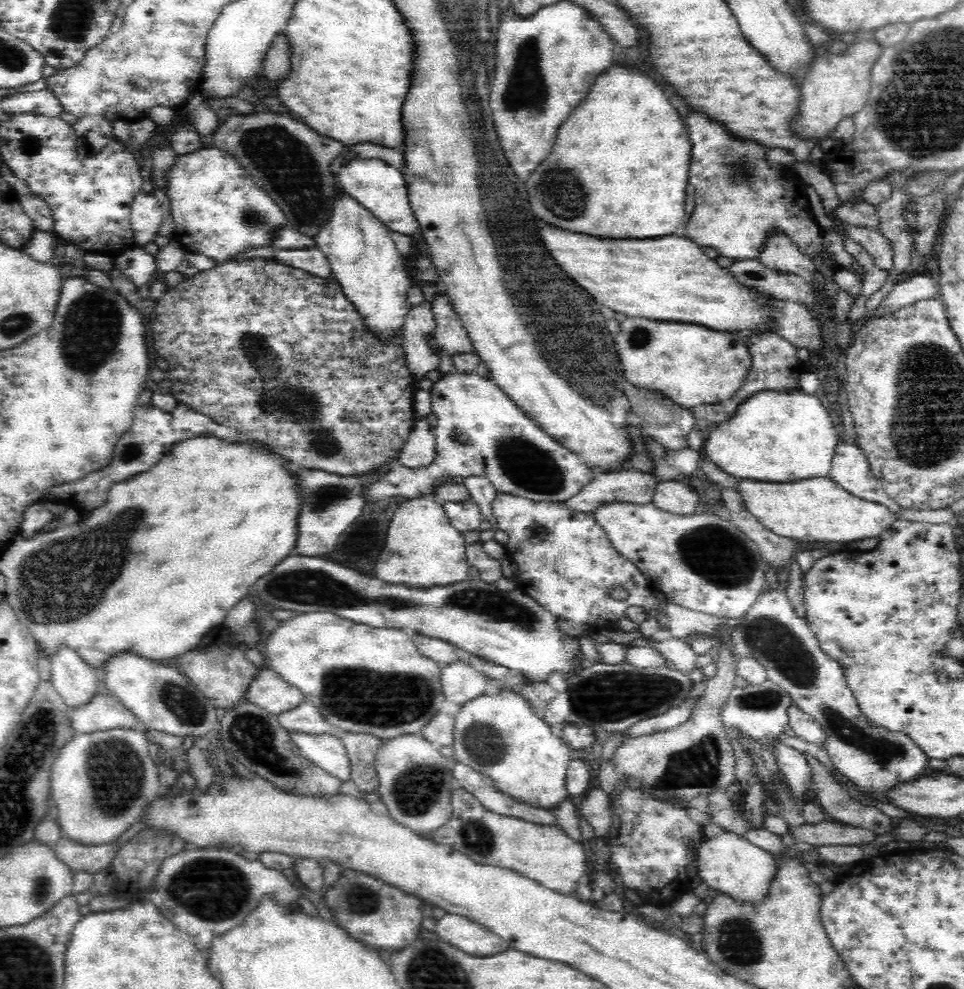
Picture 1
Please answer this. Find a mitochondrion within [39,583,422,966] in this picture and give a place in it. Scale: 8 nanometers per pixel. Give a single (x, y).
(203, 887)

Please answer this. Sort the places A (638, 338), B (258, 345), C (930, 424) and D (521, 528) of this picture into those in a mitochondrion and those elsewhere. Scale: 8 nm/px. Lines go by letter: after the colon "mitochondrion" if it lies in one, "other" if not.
A: mitochondrion
B: other
C: mitochondrion
D: other

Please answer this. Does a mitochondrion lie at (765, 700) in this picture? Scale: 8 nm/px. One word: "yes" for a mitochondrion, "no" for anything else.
yes

